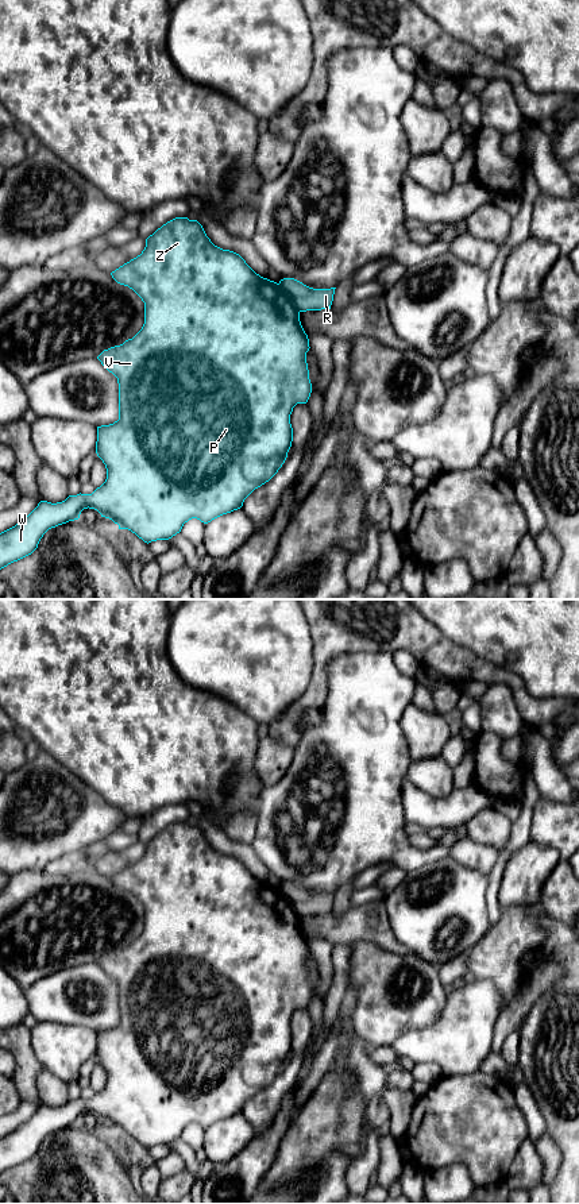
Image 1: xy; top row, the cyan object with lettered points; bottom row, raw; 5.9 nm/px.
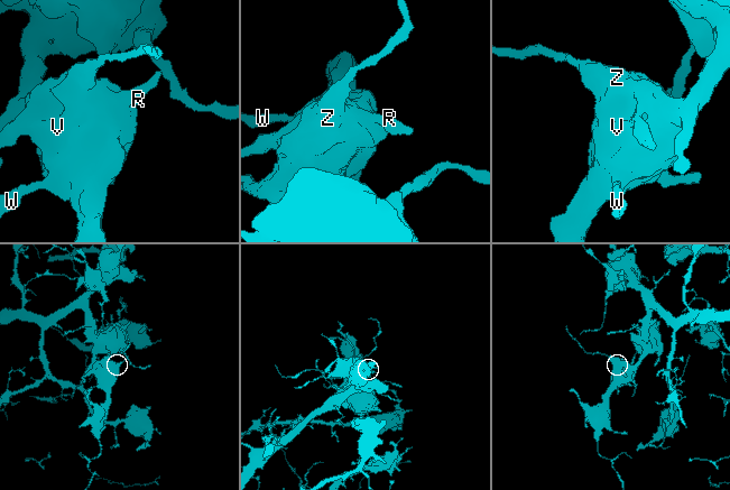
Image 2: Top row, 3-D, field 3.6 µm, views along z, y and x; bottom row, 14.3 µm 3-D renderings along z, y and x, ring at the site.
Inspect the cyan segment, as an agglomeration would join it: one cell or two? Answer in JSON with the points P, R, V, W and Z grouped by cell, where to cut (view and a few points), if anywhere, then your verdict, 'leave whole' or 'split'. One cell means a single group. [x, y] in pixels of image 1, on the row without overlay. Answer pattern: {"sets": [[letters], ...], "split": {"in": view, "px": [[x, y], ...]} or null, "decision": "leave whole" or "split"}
{"sets": [["P", "V", "W", "Z"], ["R"]], "split": {"in": "xy", "px": [[278, 888], [300, 915]]}, "decision": "split"}

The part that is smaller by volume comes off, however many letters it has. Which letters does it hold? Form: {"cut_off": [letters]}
{"cut_off": ["R"]}

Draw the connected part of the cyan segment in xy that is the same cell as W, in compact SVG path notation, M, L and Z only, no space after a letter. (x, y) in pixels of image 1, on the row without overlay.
M175 822L146 844L140 860L111 877L112 883L132 894L144 907L144 929L142 934L120 950L104 954L97 964L117 983L119 988L119 1024L109 1030L97 1031L96 1058L107 1073L105 1087L92 1099L69 1100L65 1105L51 1108L40 1105L38 1111L15 1131L0 1138L0 1174L31 1159L43 1139L58 1130L80 1123L84 1114L94 1114L101 1122L112 1124L119 1134L128 1134L144 1147L169 1145L181 1137L185 1127L197 1123L204 1128L238 1115L244 1104L258 1092L269 1087L282 1072L293 1046L290 1019L297 1008L306 1008L312 988L306 968L309 943L301 926L300 915L293 910L279 888L256 879L236 857L215 850L197 825Z

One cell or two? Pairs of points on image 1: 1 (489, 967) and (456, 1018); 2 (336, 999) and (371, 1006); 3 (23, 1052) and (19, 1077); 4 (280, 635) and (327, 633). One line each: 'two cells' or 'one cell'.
1: two cells
2: two cells
3: one cell
4: two cells

